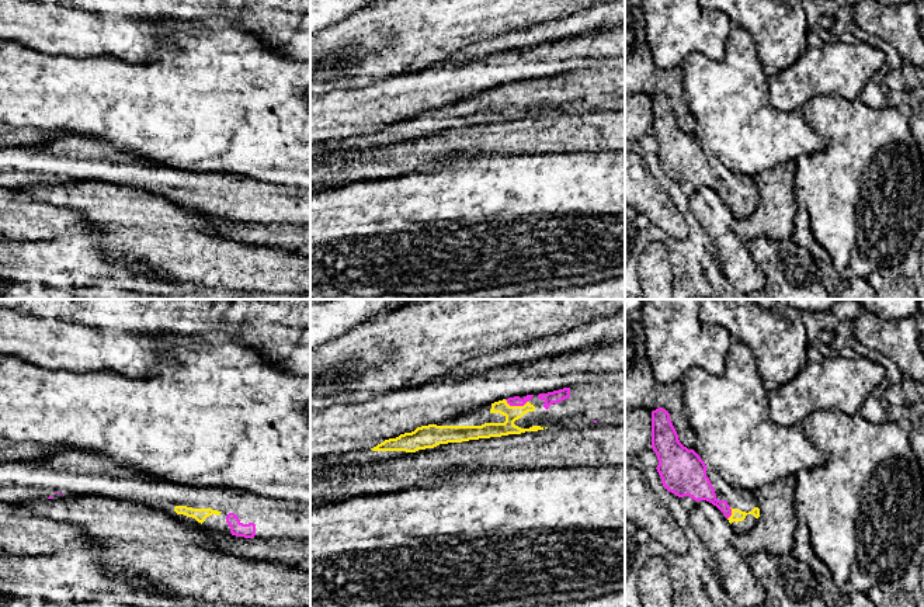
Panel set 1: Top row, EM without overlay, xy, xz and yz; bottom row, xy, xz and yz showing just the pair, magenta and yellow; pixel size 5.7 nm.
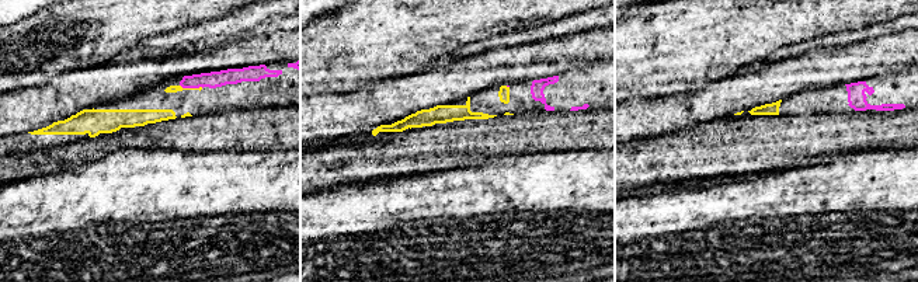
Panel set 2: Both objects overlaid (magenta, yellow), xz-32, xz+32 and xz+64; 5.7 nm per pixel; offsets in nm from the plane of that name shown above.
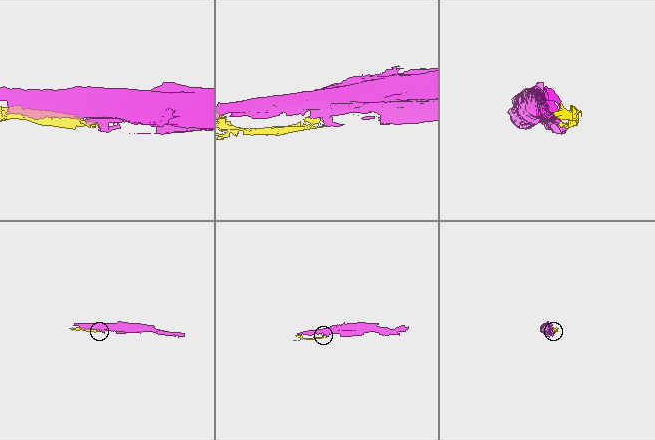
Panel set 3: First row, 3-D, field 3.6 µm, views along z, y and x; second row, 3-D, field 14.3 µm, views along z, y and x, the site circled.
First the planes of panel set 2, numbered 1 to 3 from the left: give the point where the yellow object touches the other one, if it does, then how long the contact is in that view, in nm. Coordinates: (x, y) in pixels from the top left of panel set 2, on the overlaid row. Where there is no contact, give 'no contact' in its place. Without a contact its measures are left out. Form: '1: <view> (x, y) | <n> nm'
1: xz-32 (191, 87) | 140 nm
2: no contact
3: no contact

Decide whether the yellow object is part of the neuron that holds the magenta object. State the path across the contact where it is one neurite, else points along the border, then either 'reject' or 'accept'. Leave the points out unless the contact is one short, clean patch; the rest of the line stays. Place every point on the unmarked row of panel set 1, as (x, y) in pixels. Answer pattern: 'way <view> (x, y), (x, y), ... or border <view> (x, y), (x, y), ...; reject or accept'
accept

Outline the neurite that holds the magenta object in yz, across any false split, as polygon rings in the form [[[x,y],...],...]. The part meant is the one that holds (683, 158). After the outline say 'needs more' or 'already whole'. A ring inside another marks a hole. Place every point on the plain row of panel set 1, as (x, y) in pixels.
[[[659,93],[652,97],[652,133],[657,141],[657,157],[664,174],[678,183],[706,185],[729,205],[736,219],[746,219],[757,208],[760,194],[754,178],[734,173],[708,153],[701,142],[684,132],[670,105],[670,98]]]; needs more

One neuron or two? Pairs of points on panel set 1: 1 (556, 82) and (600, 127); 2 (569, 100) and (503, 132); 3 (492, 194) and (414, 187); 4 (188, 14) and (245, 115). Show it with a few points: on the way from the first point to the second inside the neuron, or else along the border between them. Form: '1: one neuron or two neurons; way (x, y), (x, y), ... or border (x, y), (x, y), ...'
1: two neurons; border (610, 110), (551, 111)
2: two neurons; border (569, 111), (548, 113)
3: one neuron; way (472, 190), (434, 188)
4: two neurons; border (209, 23), (184, 24), (181, 27)

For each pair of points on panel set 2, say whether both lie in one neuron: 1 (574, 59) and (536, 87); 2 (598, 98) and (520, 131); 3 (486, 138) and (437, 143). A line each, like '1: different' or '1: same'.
1: different
2: different
3: same

